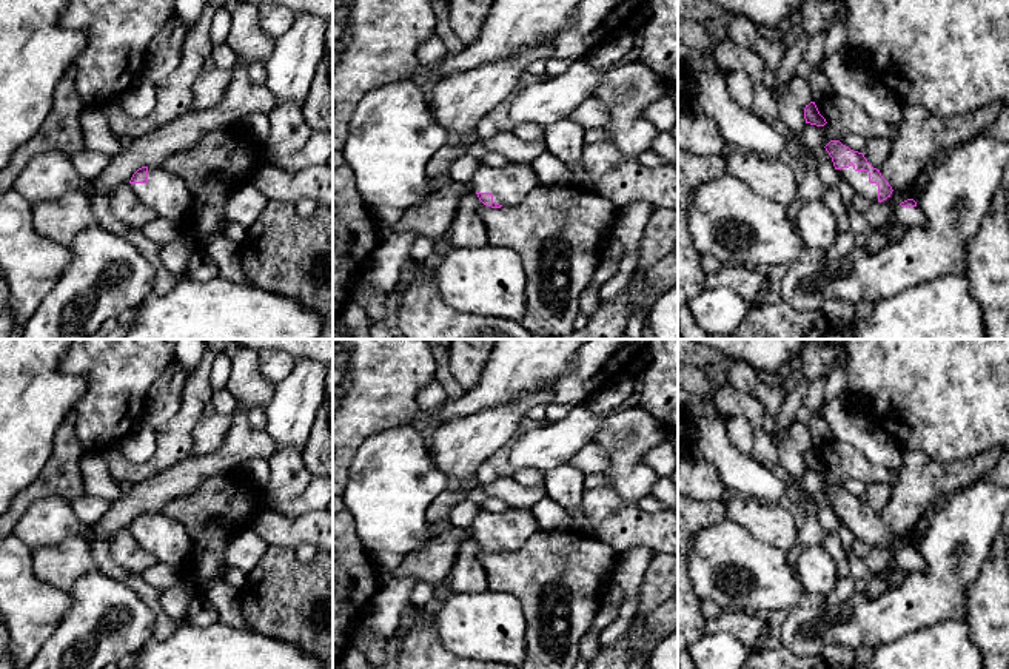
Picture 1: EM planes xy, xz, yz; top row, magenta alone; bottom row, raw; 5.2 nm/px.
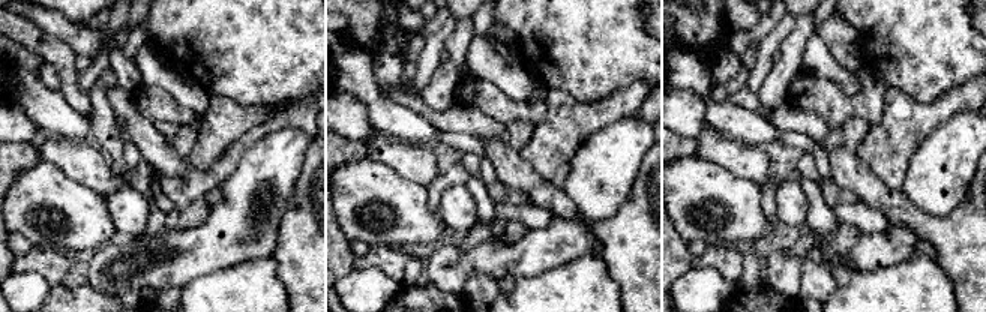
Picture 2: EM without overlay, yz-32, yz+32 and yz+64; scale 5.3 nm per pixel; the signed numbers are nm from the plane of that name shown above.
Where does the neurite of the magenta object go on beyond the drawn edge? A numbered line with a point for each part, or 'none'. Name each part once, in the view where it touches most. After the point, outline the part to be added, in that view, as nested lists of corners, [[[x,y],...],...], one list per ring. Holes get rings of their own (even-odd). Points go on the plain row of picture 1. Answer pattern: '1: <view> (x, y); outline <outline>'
1: yz (858, 526); outline [[[850,509],[849,513],[838,515],[838,519],[849,527],[855,540],[870,546],[878,546],[878,530],[869,527],[867,516],[855,516]]]

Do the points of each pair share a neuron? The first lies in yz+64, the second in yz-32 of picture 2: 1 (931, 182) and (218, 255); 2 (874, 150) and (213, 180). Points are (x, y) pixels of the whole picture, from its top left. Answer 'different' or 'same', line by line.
1: same
2: different

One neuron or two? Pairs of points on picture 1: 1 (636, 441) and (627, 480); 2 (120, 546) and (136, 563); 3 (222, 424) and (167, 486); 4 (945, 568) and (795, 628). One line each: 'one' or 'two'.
1: one
2: one
3: two
4: one

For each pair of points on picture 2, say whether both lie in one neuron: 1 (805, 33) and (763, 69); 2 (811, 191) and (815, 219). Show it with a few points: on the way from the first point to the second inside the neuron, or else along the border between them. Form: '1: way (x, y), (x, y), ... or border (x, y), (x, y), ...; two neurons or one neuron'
1: border (796, 20), (778, 51); two neurons
2: way (815, 198), (815, 212); one neuron

